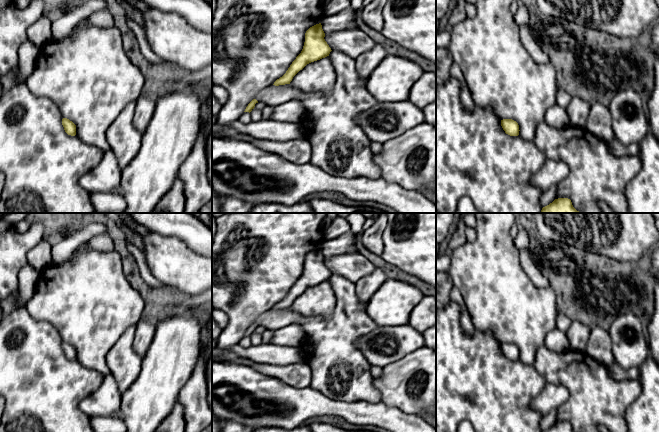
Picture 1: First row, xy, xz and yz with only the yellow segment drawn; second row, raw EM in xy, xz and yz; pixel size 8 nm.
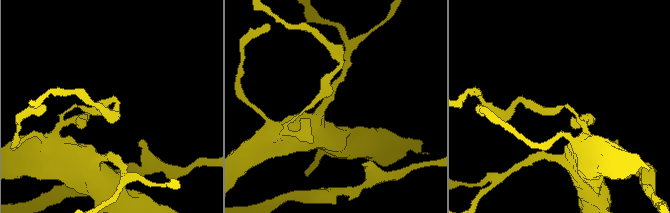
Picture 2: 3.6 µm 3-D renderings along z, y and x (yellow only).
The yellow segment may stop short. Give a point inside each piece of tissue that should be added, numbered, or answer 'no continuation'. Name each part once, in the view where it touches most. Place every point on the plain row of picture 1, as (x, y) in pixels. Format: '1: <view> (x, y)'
no continuation

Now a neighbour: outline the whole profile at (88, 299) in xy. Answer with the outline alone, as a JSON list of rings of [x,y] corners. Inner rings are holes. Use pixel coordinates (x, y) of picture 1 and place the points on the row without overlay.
[[[88,242],[82,244],[66,261],[50,264],[40,272],[33,297],[25,308],[32,318],[50,323],[59,333],[63,342],[76,349],[76,361],[86,368],[110,374],[105,357],[120,336],[130,326],[141,320],[145,302],[126,277],[125,263],[115,250],[101,252],[88,248]]]

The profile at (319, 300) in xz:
[[[329,280],[307,288],[290,306],[302,317],[330,317],[334,311],[336,296]]]

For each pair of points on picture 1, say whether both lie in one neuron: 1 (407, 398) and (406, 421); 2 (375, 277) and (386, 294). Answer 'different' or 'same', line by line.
1: different
2: different

